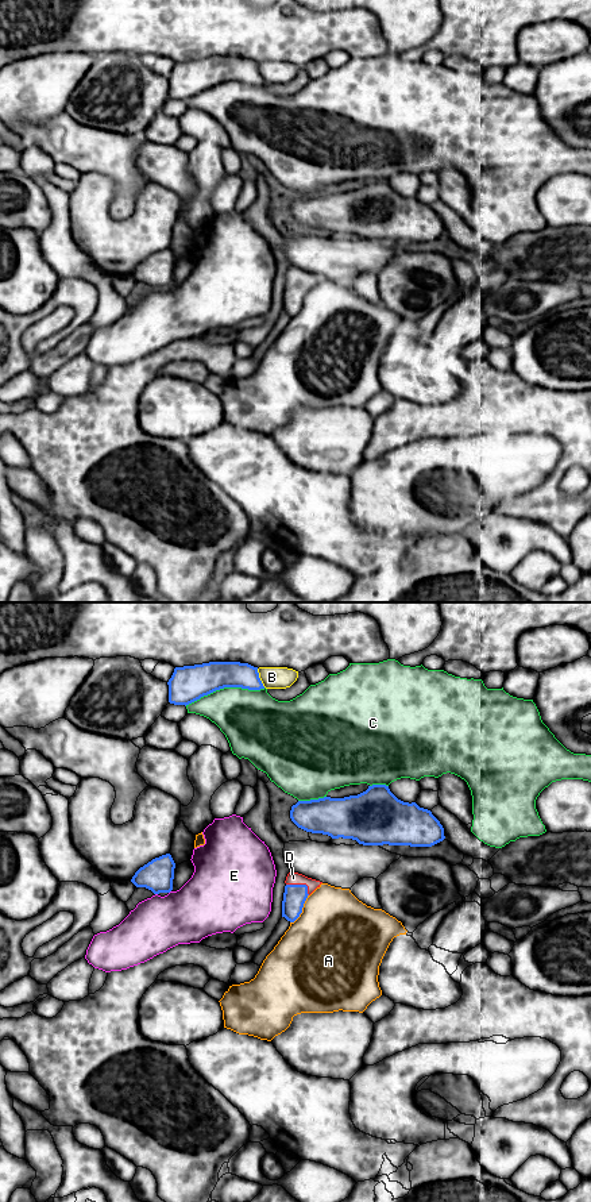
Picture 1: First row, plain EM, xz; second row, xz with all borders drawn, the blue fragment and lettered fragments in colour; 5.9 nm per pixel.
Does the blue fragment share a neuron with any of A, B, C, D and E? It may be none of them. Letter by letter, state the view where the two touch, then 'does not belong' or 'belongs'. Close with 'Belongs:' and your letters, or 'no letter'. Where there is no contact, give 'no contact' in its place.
A: xz | does not belong
B: xz | does not belong
C: xz | does not belong
D: xz | belongs
E: no contact | does not belong
Belongs: D

